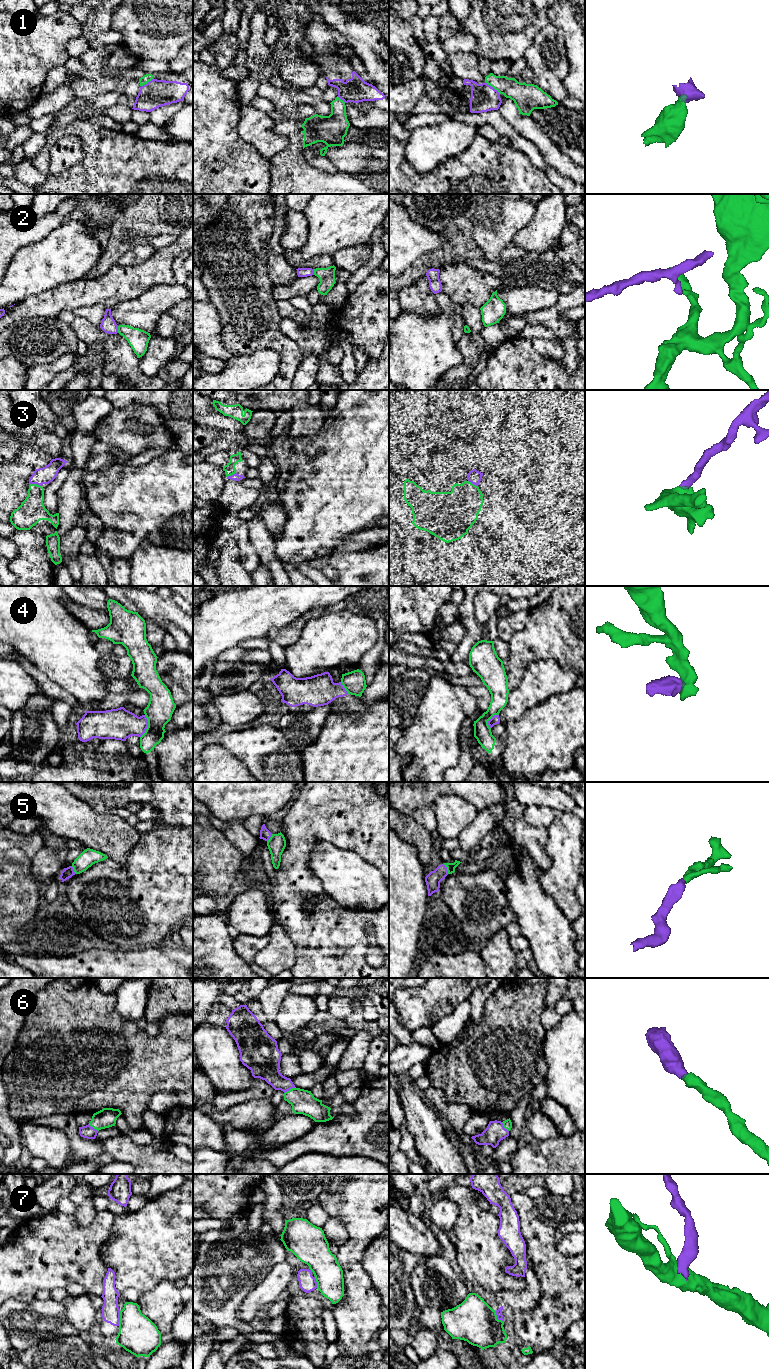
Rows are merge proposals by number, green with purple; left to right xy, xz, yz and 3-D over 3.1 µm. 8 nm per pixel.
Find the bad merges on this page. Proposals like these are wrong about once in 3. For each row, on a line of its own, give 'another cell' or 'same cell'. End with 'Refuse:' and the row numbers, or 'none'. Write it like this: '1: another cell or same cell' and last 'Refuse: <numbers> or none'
1: another cell
2: another cell
3: same cell
4: another cell
5: same cell
6: same cell
7: another cell
Refuse: 1, 2, 4, 7

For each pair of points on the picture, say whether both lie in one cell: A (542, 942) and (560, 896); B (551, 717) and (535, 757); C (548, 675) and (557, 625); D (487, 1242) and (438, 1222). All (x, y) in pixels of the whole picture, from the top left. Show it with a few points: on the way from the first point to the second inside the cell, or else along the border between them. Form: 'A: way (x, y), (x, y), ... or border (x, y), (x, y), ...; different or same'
A: border (542, 887), (571, 922); different
B: way (551, 727), (551, 731), (535, 747); same
C: border (528, 664), (555, 660), (573, 669); different
D: border (458, 1205), (457, 1219), (452, 1228); different

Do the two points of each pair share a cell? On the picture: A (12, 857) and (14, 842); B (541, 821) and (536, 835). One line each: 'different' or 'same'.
A: different
B: different

